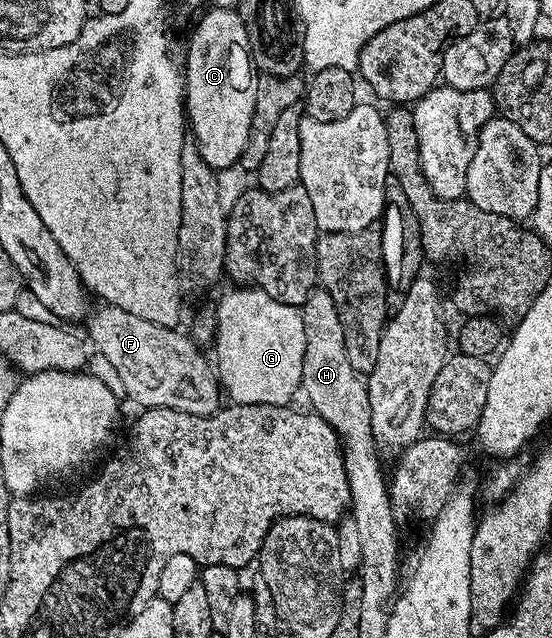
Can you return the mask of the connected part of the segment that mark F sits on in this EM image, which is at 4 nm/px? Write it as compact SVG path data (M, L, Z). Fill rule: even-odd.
M103 304L101 308L89 314L88 341L93 348L94 345L98 348L97 356L101 360L115 367L126 397L142 405L138 407L143 410L179 409L201 417L218 412L220 382L193 337L185 332L177 333L177 328L169 325L157 325L140 315L132 315L115 305Z

